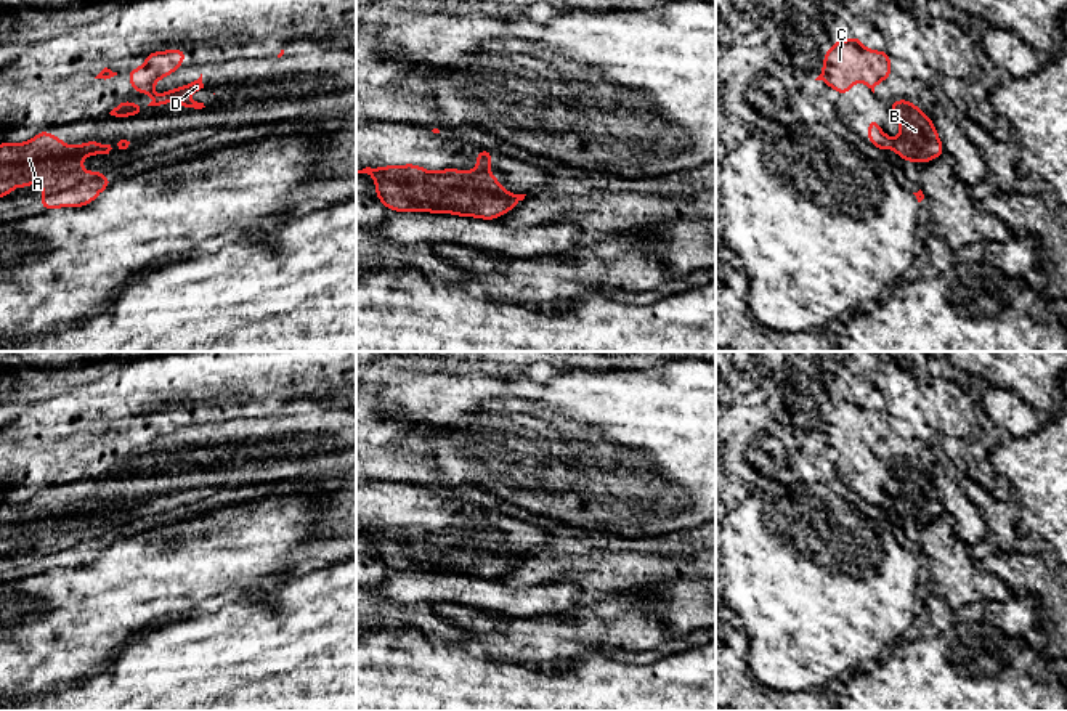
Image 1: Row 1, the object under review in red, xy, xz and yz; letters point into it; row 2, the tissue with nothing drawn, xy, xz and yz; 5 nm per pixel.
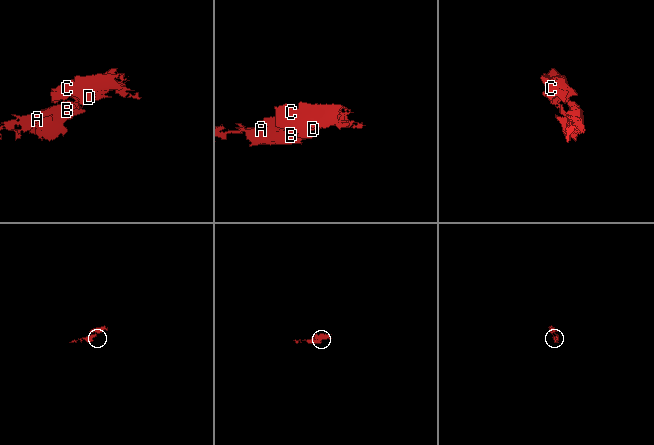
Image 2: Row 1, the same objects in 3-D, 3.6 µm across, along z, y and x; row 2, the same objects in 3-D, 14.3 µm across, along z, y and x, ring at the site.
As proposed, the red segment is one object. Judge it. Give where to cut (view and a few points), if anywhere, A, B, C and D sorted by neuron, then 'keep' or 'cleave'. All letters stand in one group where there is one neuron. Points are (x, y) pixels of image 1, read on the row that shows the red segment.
cut none; groups A B C D; keep

